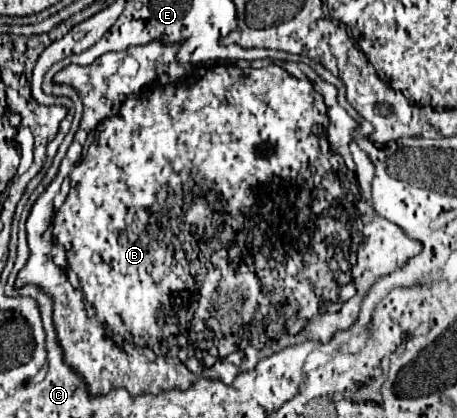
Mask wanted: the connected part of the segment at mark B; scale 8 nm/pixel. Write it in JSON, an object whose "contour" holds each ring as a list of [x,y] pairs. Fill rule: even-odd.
{"contour":[[[155,40],[152,41],[144,46],[134,46],[129,47],[126,51],[120,51],[120,53],[106,53],[106,55],[102,55],[98,61],[94,61],[94,65],[88,65],[88,67],[82,67],[82,65],[68,65],[66,69],[62,69],[60,73],[56,73],[54,75],[54,83],[60,83],[60,85],[70,85],[70,87],[74,87],[76,91],[78,91],[78,95],[80,95],[80,99],[82,99],[82,103],[84,103],[84,115],[82,115],[82,121],[80,121],[80,129],[76,131],[76,135],[74,135],[74,141],[72,141],[72,145],[70,145],[70,149],[68,149],[68,153],[66,153],[66,157],[62,159],[62,165],[60,165],[60,171],[56,173],[56,179],[52,179],[52,183],[46,187],[46,191],[34,201],[34,205],[32,205],[32,209],[30,209],[30,215],[28,215],[28,221],[26,221],[26,231],[28,231],[28,247],[30,247],[30,257],[28,257],[28,261],[26,261],[26,265],[20,269],[20,273],[18,273],[18,279],[16,279],[16,289],[20,289],[20,287],[24,287],[24,285],[36,285],[36,287],[40,287],[40,289],[44,289],[50,297],[52,297],[52,301],[54,301],[54,311],[52,311],[52,319],[54,319],[54,327],[56,327],[56,337],[58,337],[58,343],[60,343],[60,347],[62,347],[62,351],[64,351],[64,361],[66,361],[66,365],[70,367],[70,369],[74,369],[76,371],[76,375],[80,375],[82,377],[82,381],[86,383],[86,387],[88,387],[88,393],[90,393],[90,397],[94,397],[96,393],[98,395],[106,395],[106,393],[110,393],[112,389],[118,389],[118,387],[122,387],[122,389],[126,389],[132,397],[138,397],[138,395],[158,395],[158,393],[164,393],[164,391],[172,391],[172,389],[180,389],[180,391],[186,391],[186,389],[190,389],[196,381],[198,381],[198,375],[194,375],[194,373],[190,373],[182,363],[186,363],[188,361],[188,355],[192,355],[194,351],[202,351],[202,349],[206,349],[206,347],[202,347],[202,343],[210,343],[210,347],[208,347],[208,351],[212,349],[212,347],[216,347],[216,351],[218,351],[218,355],[220,357],[226,357],[226,355],[230,355],[230,357],[226,357],[226,359],[218,359],[216,361],[216,365],[214,367],[210,367],[210,369],[206,369],[204,373],[202,373],[202,377],[206,377],[206,379],[218,379],[218,381],[222,381],[222,383],[226,383],[226,385],[230,385],[236,377],[238,377],[238,373],[240,373],[240,361],[242,361],[242,353],[234,353],[234,351],[244,351],[246,347],[256,347],[256,349],[262,349],[264,345],[266,345],[266,327],[262,325],[262,321],[258,321],[258,319],[274,319],[276,323],[280,323],[280,319],[282,321],[286,321],[286,323],[294,323],[298,317],[304,317],[304,319],[312,319],[314,315],[318,315],[318,309],[320,309],[320,303],[324,305],[326,301],[338,301],[340,299],[340,289],[344,287],[344,285],[348,285],[350,281],[352,281],[352,275],[354,275],[354,283],[356,283],[356,289],[358,289],[358,293],[352,297],[352,299],[348,299],[346,301],[346,305],[342,307],[342,311],[338,311],[338,313],[326,313],[326,315],[320,315],[320,317],[316,317],[316,319],[312,319],[310,323],[308,323],[308,327],[302,331],[302,333],[314,333],[314,335],[308,335],[308,339],[316,339],[316,341],[320,341],[320,343],[326,343],[326,341],[330,341],[332,339],[332,335],[336,333],[336,331],[342,331],[342,329],[348,329],[356,319],[354,317],[358,317],[358,313],[360,313],[360,305],[362,305],[362,299],[366,297],[366,293],[370,291],[370,287],[380,279],[380,277],[384,277],[384,275],[388,275],[388,273],[392,273],[392,271],[396,271],[396,269],[400,269],[400,267],[404,267],[406,263],[408,263],[408,259],[412,259],[412,257],[416,257],[420,251],[422,251],[422,243],[420,241],[416,241],[416,239],[412,239],[412,237],[408,237],[406,233],[404,233],[404,229],[400,229],[396,223],[392,223],[392,221],[388,221],[388,219],[384,219],[384,217],[380,217],[380,215],[376,215],[376,211],[374,211],[374,207],[372,207],[372,199],[364,199],[362,195],[370,195],[370,185],[372,185],[372,179],[374,179],[374,163],[370,161],[370,157],[354,143],[354,131],[358,129],[358,125],[356,125],[356,121],[338,105],[338,101],[336,101],[336,95],[338,95],[338,91],[336,91],[336,87],[334,85],[330,85],[330,83],[326,83],[326,81],[322,81],[320,77],[318,77],[318,73],[314,73],[314,69],[310,69],[308,65],[304,65],[304,63],[298,63],[298,67],[302,69],[302,73],[306,73],[306,77],[310,79],[310,81],[314,81],[314,85],[308,81],[308,79],[296,79],[296,77],[292,77],[286,69],[282,69],[280,65],[268,65],[268,67],[262,67],[262,69],[252,69],[252,67],[246,67],[246,69],[242,69],[242,67],[236,67],[236,65],[212,65],[212,67],[196,67],[196,69],[192,69],[190,73],[186,73],[184,77],[180,77],[180,79],[176,79],[176,81],[172,81],[172,83],[166,83],[166,85],[152,85],[152,83],[156,83],[158,79],[160,79],[160,73],[158,71],[154,71],[154,69],[158,69],[158,61],[154,61],[154,55],[152,53],[148,53],[146,55],[146,50],[151,49],[158,49],[161,52],[158,61],[163,62],[165,65],[170,66],[177,65],[177,61],[175,59],[177,52],[180,49],[180,44],[175,43],[173,45],[165,45],[162,41]],[[90,131],[94,131],[94,139],[92,139],[92,143],[88,145],[88,149],[86,149],[86,153],[82,155],[82,143],[86,141],[86,135],[90,133]],[[338,153],[350,153],[352,155],[352,159],[354,159],[354,163],[356,163],[356,175],[358,175],[358,183],[360,183],[360,187],[356,187],[356,183],[352,183],[350,179],[344,179],[344,159],[338,155]],[[68,173],[70,173],[70,191],[68,191],[68,197],[66,197],[66,201],[62,203],[62,207],[56,211],[56,215],[54,215],[54,205],[52,205],[52,199],[54,199],[54,195],[60,191],[60,183],[64,181],[64,177],[68,177]],[[314,179],[320,179],[320,185],[316,187],[316,181]],[[50,223],[52,223],[52,237],[54,237],[54,243],[58,243],[58,245],[62,245],[64,249],[66,249],[66,267],[70,269],[70,271],[74,271],[76,275],[78,275],[78,281],[80,281],[80,291],[84,293],[84,299],[86,299],[86,303],[90,303],[94,309],[96,309],[96,319],[106,327],[106,331],[110,333],[110,335],[118,335],[118,337],[126,337],[128,341],[132,341],[132,343],[140,343],[140,345],[146,345],[146,347],[150,347],[158,357],[164,357],[164,355],[168,355],[168,357],[176,357],[176,359],[180,359],[182,363],[170,363],[170,361],[166,361],[166,359],[156,359],[154,363],[152,361],[148,361],[148,359],[142,359],[142,357],[138,357],[138,351],[132,347],[132,357],[128,357],[128,353],[124,351],[124,345],[116,345],[114,341],[108,341],[106,337],[108,337],[108,333],[102,329],[102,325],[98,325],[98,321],[96,319],[86,319],[86,309],[84,309],[84,301],[82,301],[82,293],[78,293],[78,289],[74,289],[68,281],[66,281],[66,275],[64,275],[64,271],[60,269],[60,267],[56,267],[54,263],[52,263],[52,259],[50,259],[50,247],[52,245],[46,245],[44,241],[42,241],[42,235],[48,231],[48,227],[50,227]],[[264,277],[272,277],[272,285],[270,287],[266,287],[266,283],[264,283]]]}

